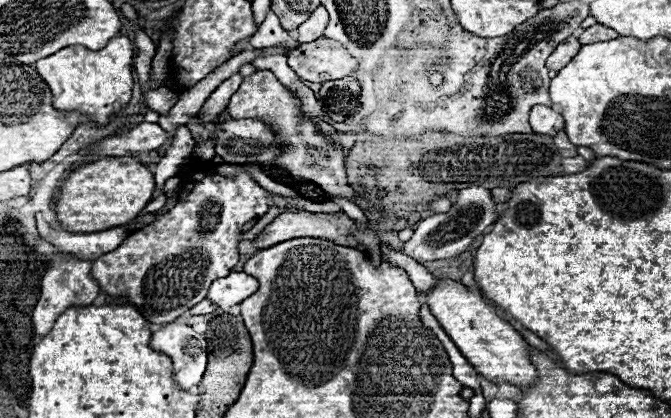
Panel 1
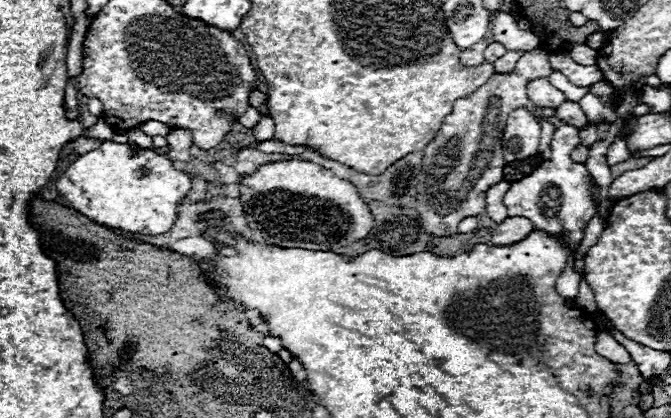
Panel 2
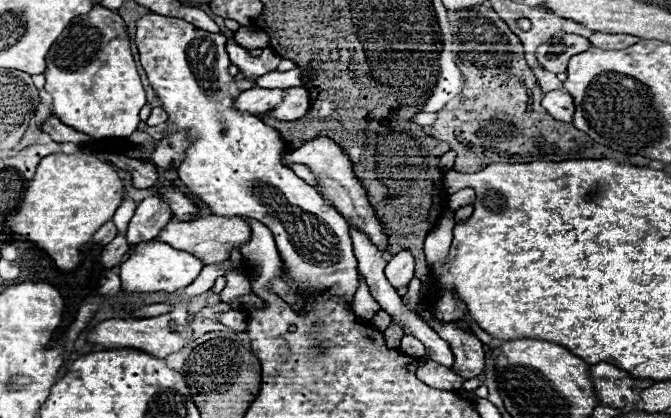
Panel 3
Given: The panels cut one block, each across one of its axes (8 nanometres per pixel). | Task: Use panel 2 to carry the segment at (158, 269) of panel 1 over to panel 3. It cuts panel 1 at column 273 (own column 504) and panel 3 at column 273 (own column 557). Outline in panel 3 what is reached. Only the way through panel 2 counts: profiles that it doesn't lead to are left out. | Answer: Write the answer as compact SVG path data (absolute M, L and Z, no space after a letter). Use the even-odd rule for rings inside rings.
M146 14L136 20L136 46L140 52L140 64L160 98L162 108L168 112L168 128L164 130L164 136L186 130L190 138L190 144L184 150L184 160L178 166L178 178L184 182L188 194L216 216L254 218L268 226L276 238L284 268L296 288L314 292L328 286L330 294L344 296L346 302L352 304L352 296L358 288L358 268L352 254L348 222L316 192L314 186L306 184L290 168L280 164L280 152L284 146L280 132L266 126L260 118L234 108L240 90L236 78L228 74L230 60L224 34L198 30L182 19Z

